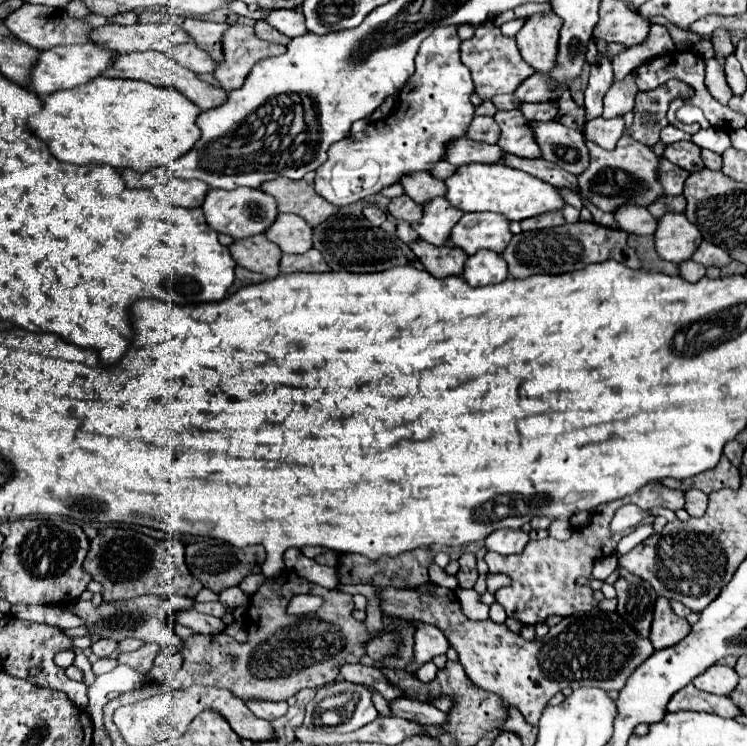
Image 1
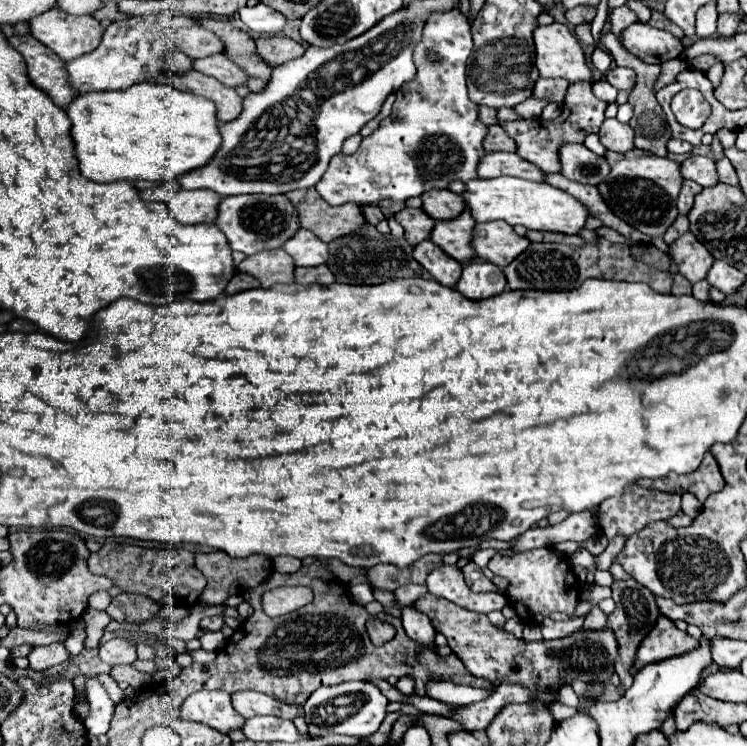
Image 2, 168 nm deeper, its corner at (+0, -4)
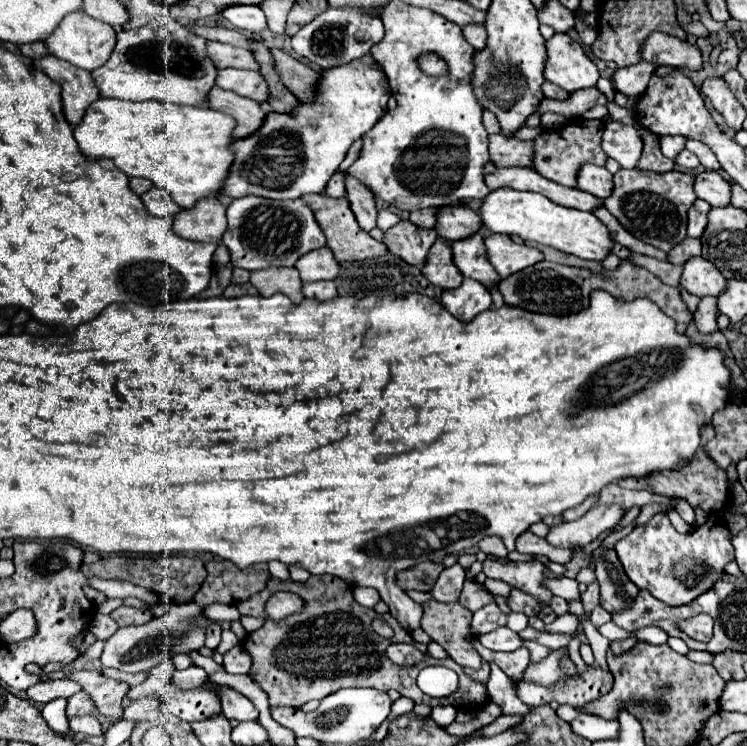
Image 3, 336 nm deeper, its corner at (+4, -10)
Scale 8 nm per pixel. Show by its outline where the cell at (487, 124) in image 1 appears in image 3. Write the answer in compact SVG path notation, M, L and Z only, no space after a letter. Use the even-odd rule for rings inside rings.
M503 134L489 136L491 162L497 168L503 166L531 166L531 140L505 138Z

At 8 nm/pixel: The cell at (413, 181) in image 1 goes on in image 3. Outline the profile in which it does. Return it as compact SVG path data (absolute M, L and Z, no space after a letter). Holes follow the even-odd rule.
M441 206L437 208L435 230L447 242L461 240L463 236L471 236L471 232L479 230L479 216L467 206Z

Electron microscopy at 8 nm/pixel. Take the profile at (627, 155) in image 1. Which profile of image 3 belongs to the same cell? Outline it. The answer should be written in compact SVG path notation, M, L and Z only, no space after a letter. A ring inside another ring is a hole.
M621 168L613 176L613 184L613 192L603 200L603 204L633 236L665 252L685 238L687 208L697 200L693 192L693 174L679 170L659 174Z

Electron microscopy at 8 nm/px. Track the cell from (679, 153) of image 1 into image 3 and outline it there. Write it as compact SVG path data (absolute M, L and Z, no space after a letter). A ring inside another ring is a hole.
M701 172L695 176L695 194L709 202L711 206L727 206L731 202L731 190L729 182L725 182L723 176L717 172Z

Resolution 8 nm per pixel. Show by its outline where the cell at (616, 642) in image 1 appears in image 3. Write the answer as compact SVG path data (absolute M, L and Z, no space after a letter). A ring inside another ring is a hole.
M429 600L423 604L421 628L437 644L441 644L459 666L481 668L483 658L469 640L469 636L473 636L471 618L471 610L467 610L459 602L443 604L437 600Z

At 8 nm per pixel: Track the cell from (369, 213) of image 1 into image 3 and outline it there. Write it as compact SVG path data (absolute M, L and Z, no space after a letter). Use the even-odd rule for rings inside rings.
M347 176L347 200L351 204L351 210L359 222L359 226L369 232L375 228L377 220L377 204L375 198L363 188L355 178Z

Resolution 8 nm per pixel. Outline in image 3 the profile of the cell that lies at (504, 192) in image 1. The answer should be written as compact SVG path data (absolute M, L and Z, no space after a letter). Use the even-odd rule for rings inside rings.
M499 188L489 192L483 198L483 204L479 208L481 216L481 228L491 230L491 232L503 232L503 234L515 234L521 236L525 242L537 242L545 244L551 248L557 248L567 254L575 254L579 258L587 260L603 260L611 246L613 240L601 220L597 220L591 212L583 212L577 208L567 208L559 206L553 200L545 198L543 194L535 192L519 192L511 188Z

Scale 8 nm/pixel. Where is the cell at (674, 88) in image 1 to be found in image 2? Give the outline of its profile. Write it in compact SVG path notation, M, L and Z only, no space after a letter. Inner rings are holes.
M607 32L607 34L599 36L599 46L607 48L607 52L611 52L617 66L627 66L627 68L633 68L637 72L637 84L635 84L635 88L633 88L633 92L629 96L629 102L635 106L635 114L633 114L633 118L629 122L633 126L633 130L635 130L635 146L645 150L645 152L651 152L655 156L667 156L667 140L671 138L671 130L667 126L665 114L663 114L659 102L657 102L655 94L651 92L651 88L653 88L653 84L655 84L655 80L659 76L659 72L657 72L659 66L657 64L645 64L643 60L635 58L631 52L623 50L621 42L617 40L617 36L613 32Z

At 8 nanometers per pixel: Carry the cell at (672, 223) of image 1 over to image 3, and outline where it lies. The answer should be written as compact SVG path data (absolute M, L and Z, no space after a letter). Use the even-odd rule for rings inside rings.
M693 256L683 264L681 286L695 296L717 296L725 288L725 278L711 262Z

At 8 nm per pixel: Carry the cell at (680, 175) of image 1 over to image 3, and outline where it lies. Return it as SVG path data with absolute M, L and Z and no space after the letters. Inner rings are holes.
M695 200L695 204L687 212L687 234L691 238L699 238L703 228L707 226L707 208L711 208L705 200Z

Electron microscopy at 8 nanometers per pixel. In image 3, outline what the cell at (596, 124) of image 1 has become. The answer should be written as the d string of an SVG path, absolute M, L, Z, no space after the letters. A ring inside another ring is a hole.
M607 122L603 132L603 152L609 158L615 158L623 168L635 168L641 156L641 136L633 126L621 122Z

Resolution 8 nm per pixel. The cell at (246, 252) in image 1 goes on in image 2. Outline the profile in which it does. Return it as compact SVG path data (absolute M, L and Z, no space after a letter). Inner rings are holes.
M263 250L259 254L247 256L239 264L241 272L255 276L261 282L261 288L271 288L275 284L293 284L295 264L285 250Z

